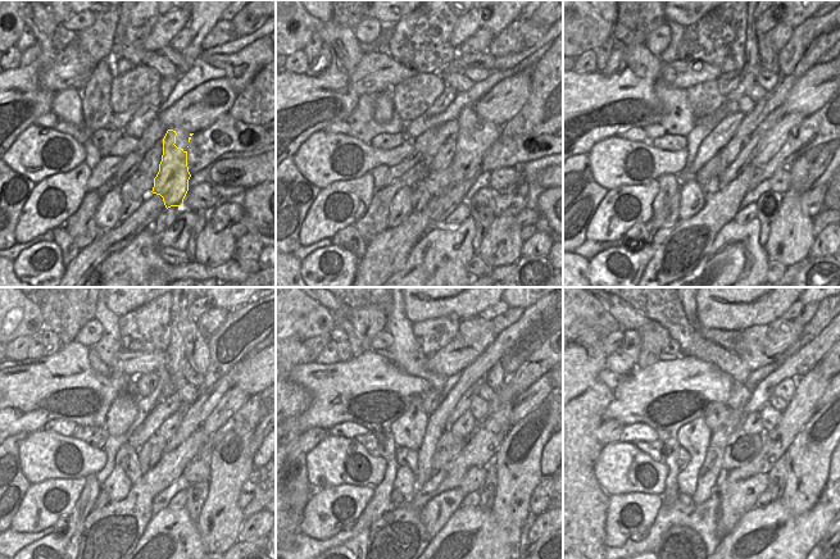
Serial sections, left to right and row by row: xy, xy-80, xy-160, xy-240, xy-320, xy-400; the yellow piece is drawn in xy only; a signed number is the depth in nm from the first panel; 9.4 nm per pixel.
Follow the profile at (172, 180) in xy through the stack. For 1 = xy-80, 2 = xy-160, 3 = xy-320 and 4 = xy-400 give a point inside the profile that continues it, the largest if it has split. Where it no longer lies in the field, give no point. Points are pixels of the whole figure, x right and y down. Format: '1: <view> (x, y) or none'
1: xy-80 (466, 163)
2: xy-160 (775, 140)
3: xy-320 (526, 401)
4: xy-400 (823, 400)

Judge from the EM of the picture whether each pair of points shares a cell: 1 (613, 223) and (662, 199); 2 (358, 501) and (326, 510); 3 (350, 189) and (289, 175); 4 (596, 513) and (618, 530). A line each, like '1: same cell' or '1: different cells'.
1: different cells
2: same cell
3: different cells
4: different cells

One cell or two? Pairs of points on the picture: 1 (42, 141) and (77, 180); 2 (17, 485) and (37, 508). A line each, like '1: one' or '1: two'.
1: two
2: two

